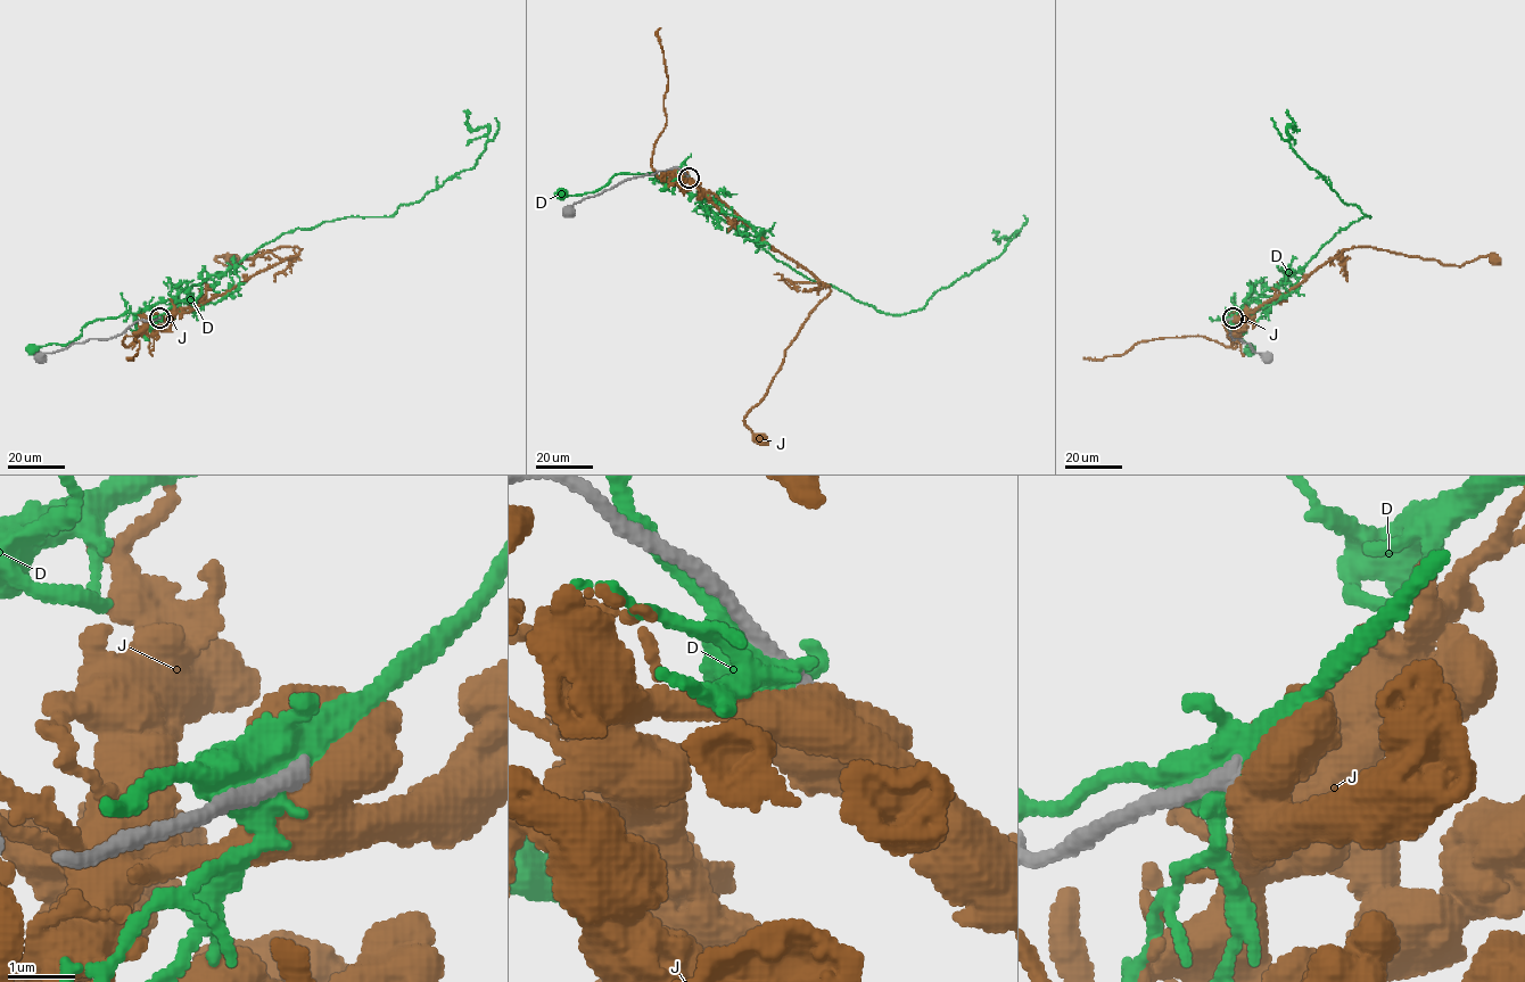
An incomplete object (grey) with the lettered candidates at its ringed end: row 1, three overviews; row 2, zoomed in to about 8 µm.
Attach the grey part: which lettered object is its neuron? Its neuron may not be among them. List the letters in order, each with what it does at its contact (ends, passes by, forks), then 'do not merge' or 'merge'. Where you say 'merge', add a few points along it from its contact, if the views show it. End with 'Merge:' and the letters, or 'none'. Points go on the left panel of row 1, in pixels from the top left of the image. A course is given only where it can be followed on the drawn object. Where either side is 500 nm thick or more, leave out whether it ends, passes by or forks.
D: do not merge
J: do not merge
Merge: none

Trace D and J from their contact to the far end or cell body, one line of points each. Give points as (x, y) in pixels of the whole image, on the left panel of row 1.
D: (158, 318), (181, 291), (282, 234), (349, 216), (393, 215), (471, 168), (489, 129), (471, 130), (463, 110)
J: (159, 318), (189, 312), (301, 248), (280, 246), (239, 264), (224, 265), (215, 258), (230, 257)

